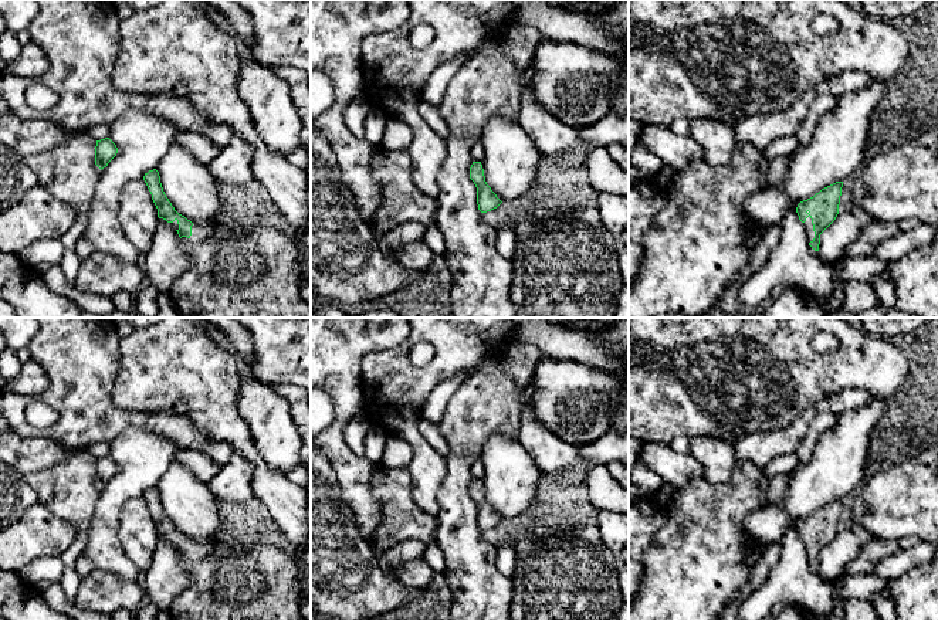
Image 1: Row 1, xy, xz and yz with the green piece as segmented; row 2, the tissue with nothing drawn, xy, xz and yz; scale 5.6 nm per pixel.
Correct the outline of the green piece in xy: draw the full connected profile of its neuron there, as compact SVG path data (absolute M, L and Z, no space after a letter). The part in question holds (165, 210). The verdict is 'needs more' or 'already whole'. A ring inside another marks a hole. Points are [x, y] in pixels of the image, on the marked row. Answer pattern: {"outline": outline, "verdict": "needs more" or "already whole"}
{"outline": "M156 169L143 180L158 209L182 238L190 267L170 289L180 318L311 318L301 295L299 250L295 238L274 226L228 227L219 220L193 224L179 214L166 197Z", "verdict": "needs more"}

